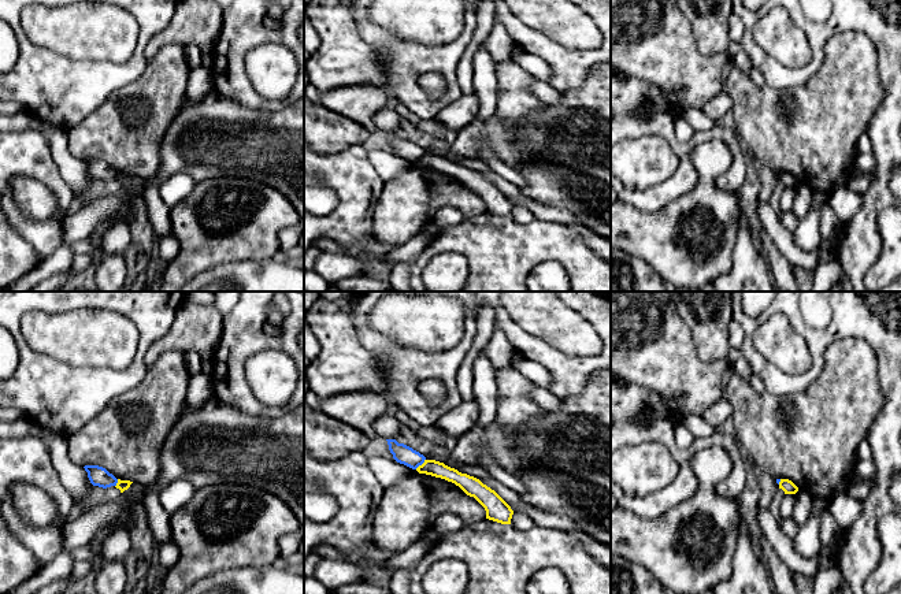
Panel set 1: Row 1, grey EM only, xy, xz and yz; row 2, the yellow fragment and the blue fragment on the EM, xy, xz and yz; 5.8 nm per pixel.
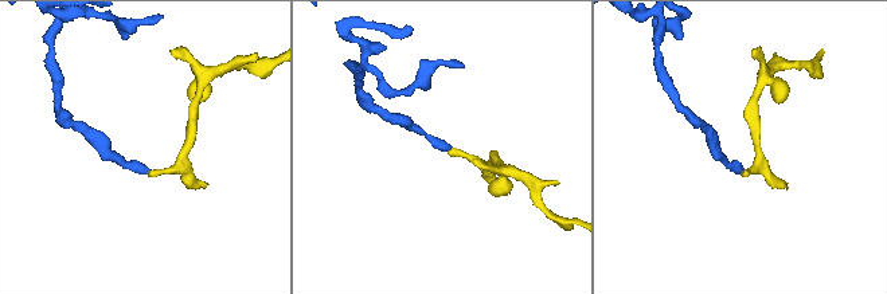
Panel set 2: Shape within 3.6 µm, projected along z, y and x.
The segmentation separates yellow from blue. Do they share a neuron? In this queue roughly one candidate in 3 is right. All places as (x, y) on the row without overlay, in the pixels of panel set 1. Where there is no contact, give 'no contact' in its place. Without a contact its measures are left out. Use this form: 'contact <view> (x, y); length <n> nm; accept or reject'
contact xz (422, 158); length 90 nm; reject

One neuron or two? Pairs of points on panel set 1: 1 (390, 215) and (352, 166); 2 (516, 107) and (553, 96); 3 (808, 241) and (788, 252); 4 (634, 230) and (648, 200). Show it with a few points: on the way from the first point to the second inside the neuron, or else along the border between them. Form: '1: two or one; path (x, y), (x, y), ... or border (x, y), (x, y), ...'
1: two; border (377, 203), (373, 212)
2: two; border (533, 78), (529, 91), (544, 103)
3: two; border (792, 233), (801, 248), (816, 249)
4: two; border (674, 199), (656, 211), (641, 211), (625, 203)

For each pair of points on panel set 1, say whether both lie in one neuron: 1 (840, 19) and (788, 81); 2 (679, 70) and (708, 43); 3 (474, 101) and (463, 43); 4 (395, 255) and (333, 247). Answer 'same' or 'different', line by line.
1: same
2: different
3: different
4: different

